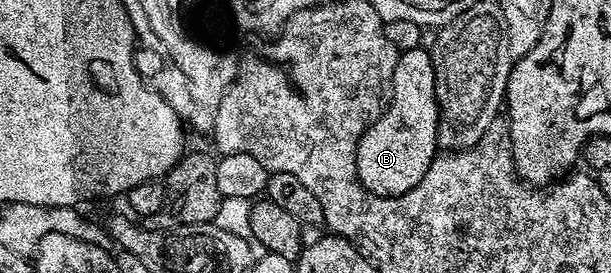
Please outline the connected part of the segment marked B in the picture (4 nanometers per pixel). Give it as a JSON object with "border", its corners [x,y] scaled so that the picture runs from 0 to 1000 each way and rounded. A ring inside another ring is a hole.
{"border":[[[700,172],[674,176],[655,194],[646,227],[643,297],[637,304],[633,392],[624,429],[591,495],[584,524],[584,648],[594,685],[615,718],[666,711],[699,637],[718,568],[715,535],[715,348],[712,344],[712,242]]]}

